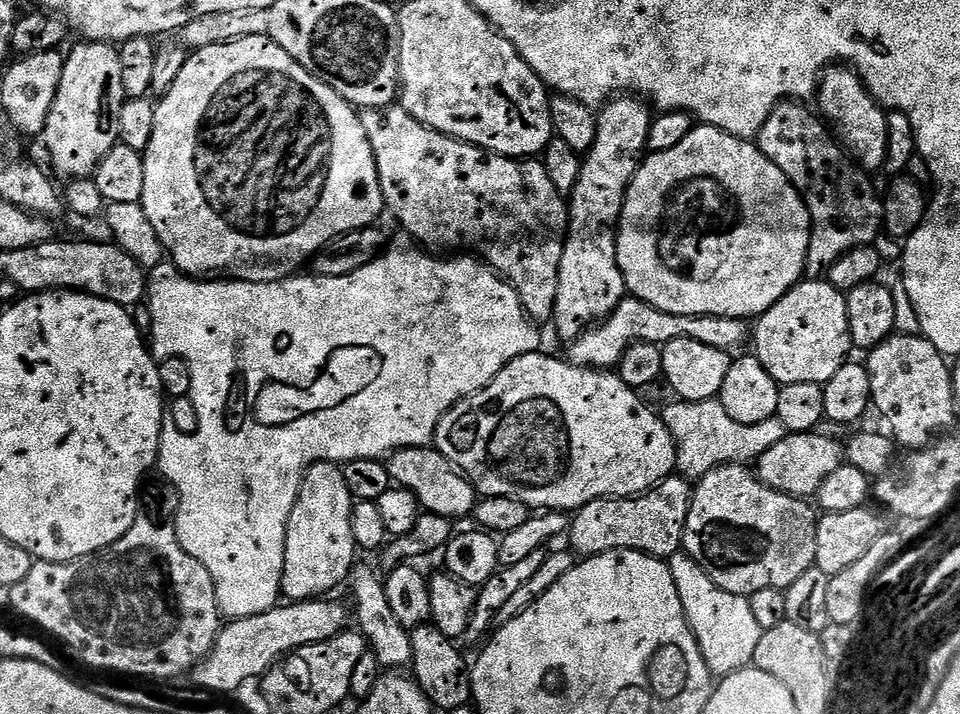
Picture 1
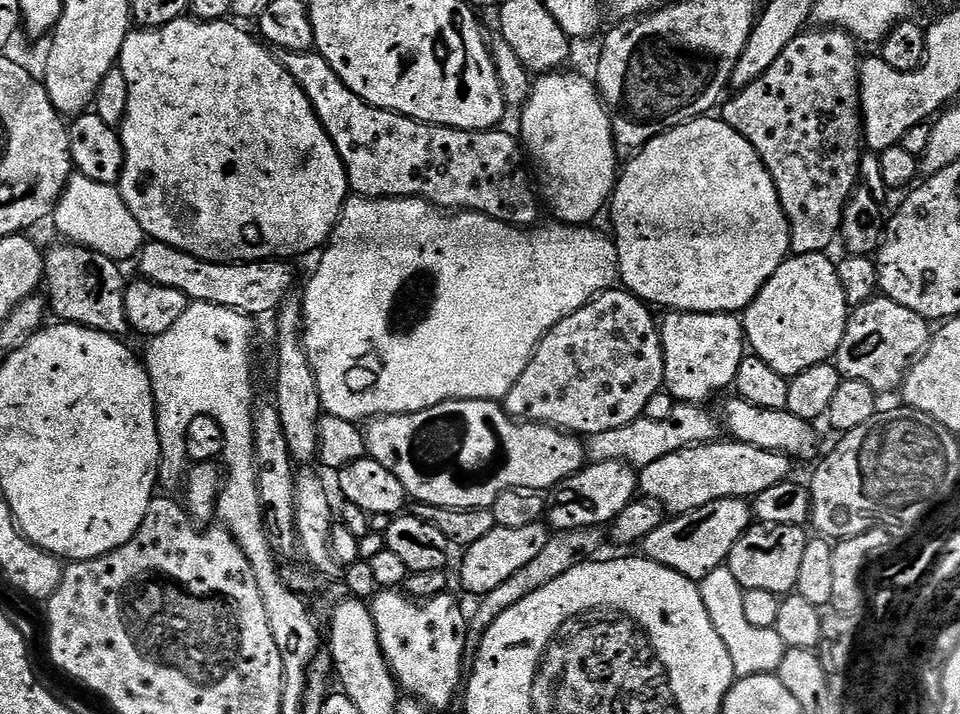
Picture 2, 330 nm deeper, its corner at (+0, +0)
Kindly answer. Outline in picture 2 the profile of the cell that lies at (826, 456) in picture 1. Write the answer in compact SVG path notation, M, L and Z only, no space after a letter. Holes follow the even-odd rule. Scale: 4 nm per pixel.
M731 496L715 500L706 506L698 506L698 510L665 519L658 530L650 530L650 534L642 541L642 552L647 559L699 582L706 574L710 574L710 570L721 567L727 561L730 550L753 520L754 512L747 499Z

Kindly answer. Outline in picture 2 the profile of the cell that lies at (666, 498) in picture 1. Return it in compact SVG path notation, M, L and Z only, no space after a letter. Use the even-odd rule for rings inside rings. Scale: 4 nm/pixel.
M711 442L696 444L690 448L678 450L676 453L666 454L665 457L658 458L656 462L641 467L638 472L638 488L647 499L657 503L668 514L679 514L698 510L698 506L706 506L715 500L722 498L755 498L762 494L762 490L770 490L770 486L780 484L789 479L793 461L782 452L771 452L762 450L758 446L749 444L738 444L727 442Z

